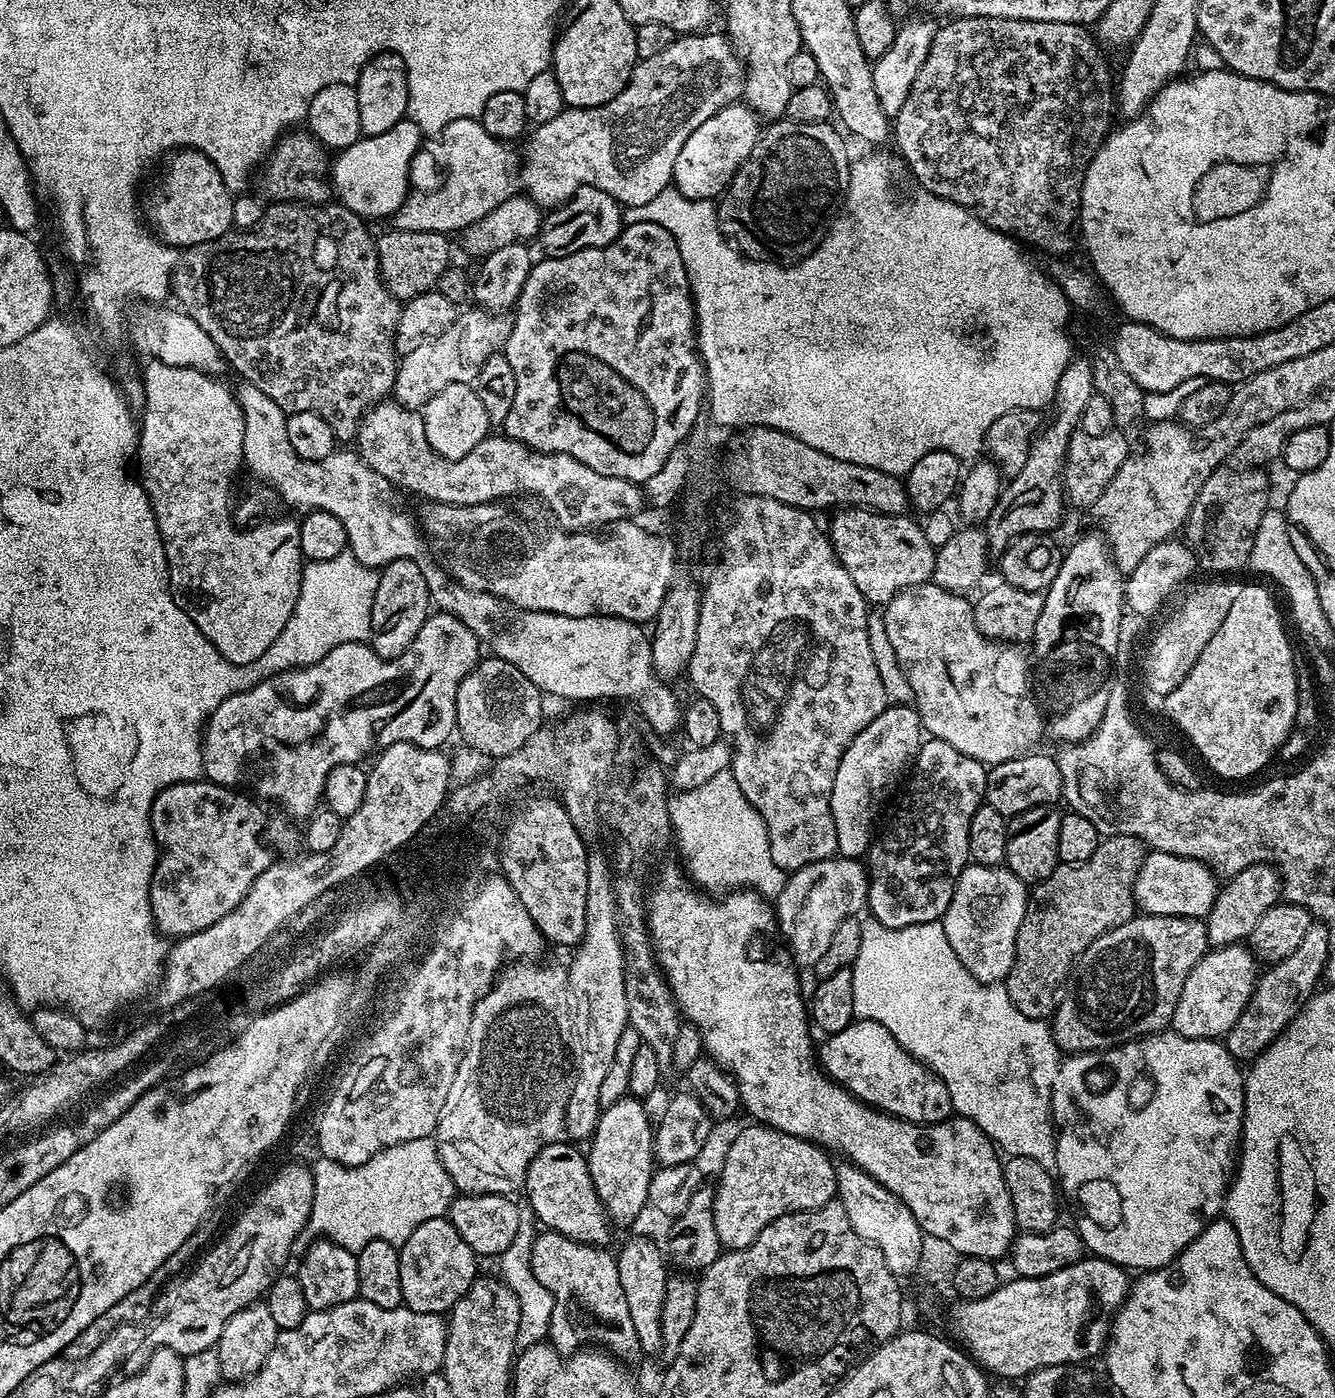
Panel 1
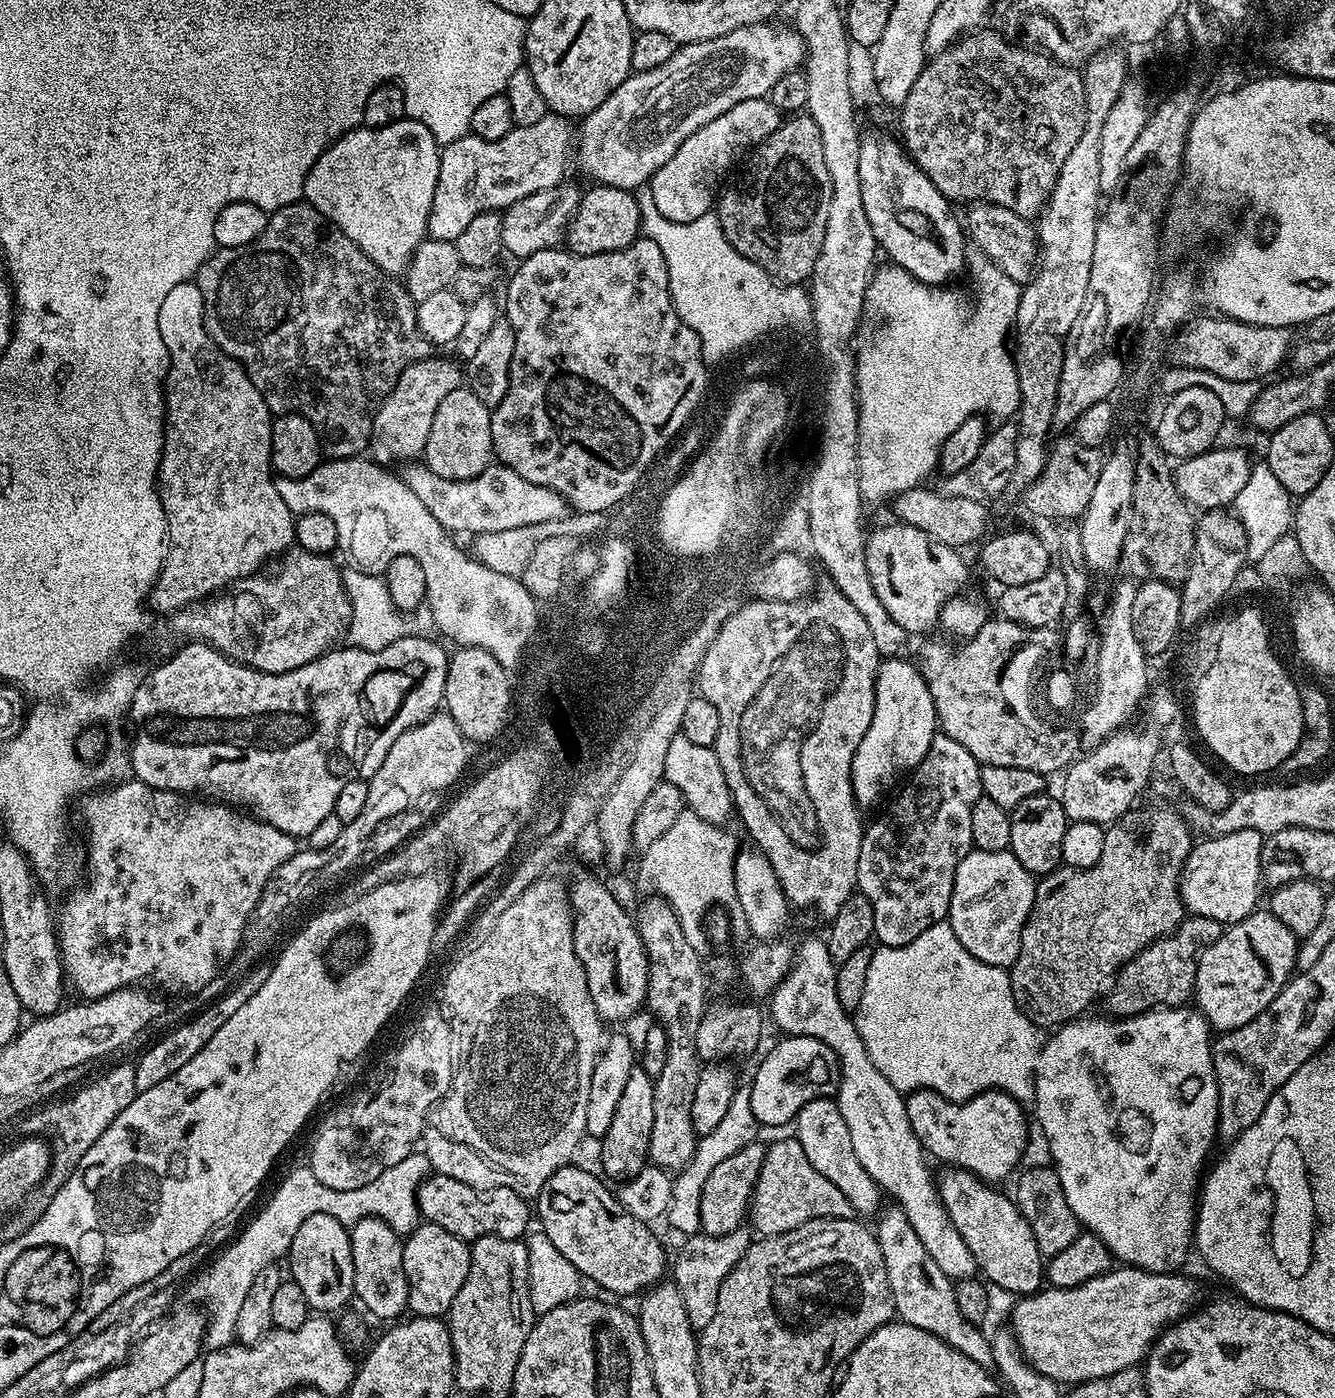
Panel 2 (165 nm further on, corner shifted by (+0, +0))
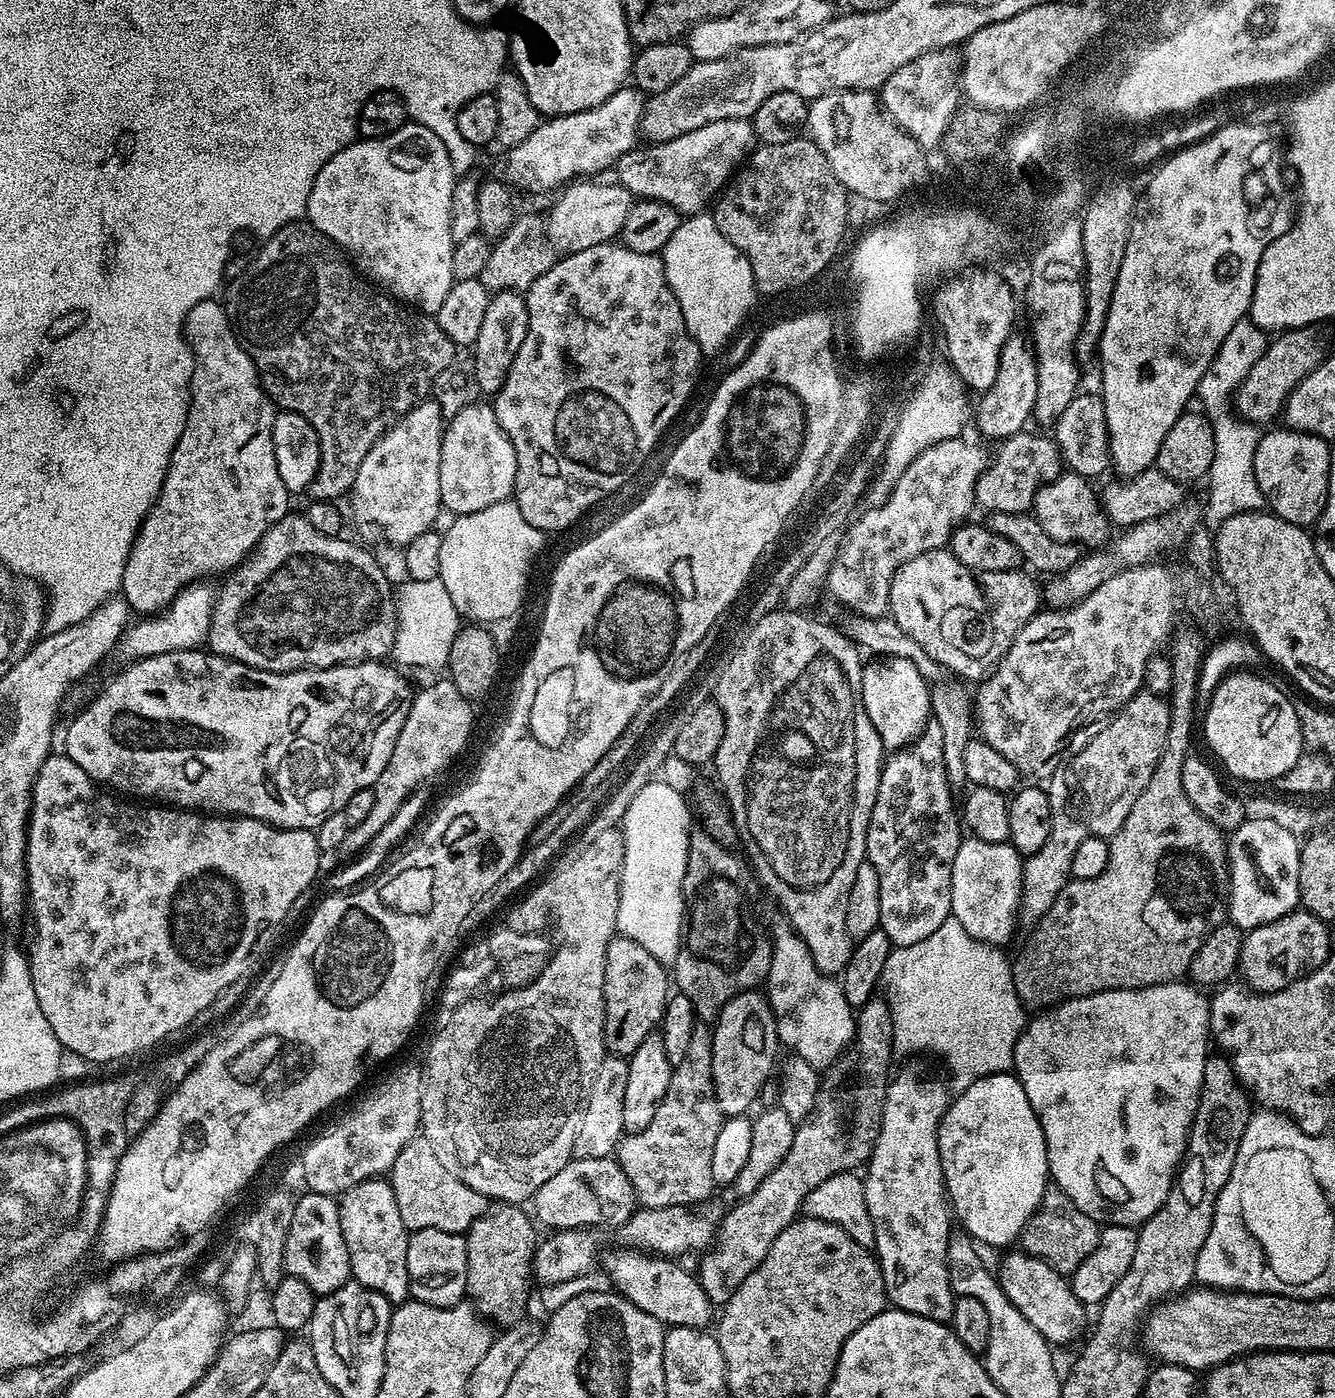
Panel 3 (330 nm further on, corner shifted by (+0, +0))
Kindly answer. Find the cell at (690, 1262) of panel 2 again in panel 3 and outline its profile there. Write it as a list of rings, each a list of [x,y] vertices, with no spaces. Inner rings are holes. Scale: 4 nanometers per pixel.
[[[883,998],[867,1000],[863,1008],[859,1009],[856,1018],[856,1035],[851,1044],[844,1049],[844,1053],[833,1060],[820,1076],[820,1088],[816,1091],[816,1107],[811,1116],[797,1127],[794,1142],[791,1143],[790,1152],[782,1162],[762,1179],[762,1184],[749,1196],[743,1197],[738,1203],[725,1211],[716,1233],[714,1243],[710,1250],[703,1253],[704,1261],[700,1264],[698,1279],[706,1298],[713,1306],[723,1306],[729,1298],[746,1282],[746,1278],[766,1258],[770,1246],[774,1246],[774,1238],[786,1230],[801,1215],[804,1200],[826,1178],[834,1174],[850,1172],[867,1165],[872,1158],[872,1149],[876,1143],[878,1131],[878,1106],[884,1103],[886,1081],[889,1079],[888,1059],[893,1059],[892,1051],[892,1015],[888,1009],[888,1001]]]

